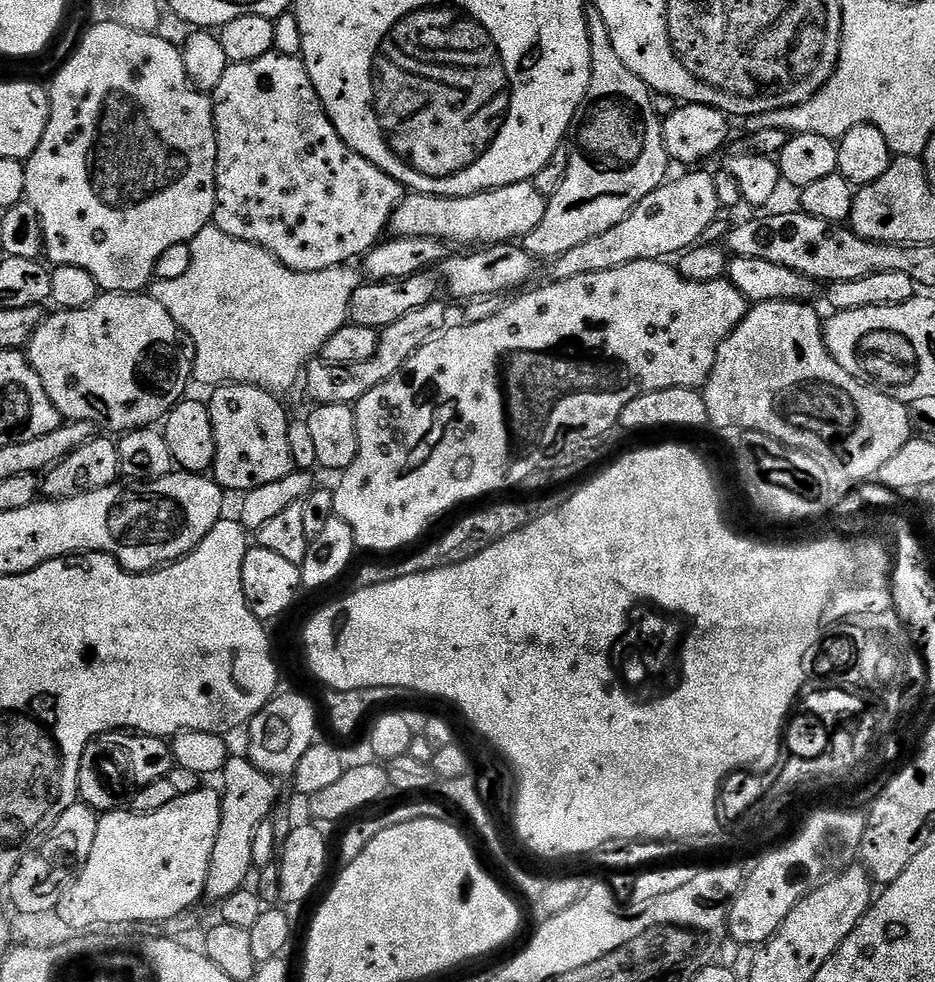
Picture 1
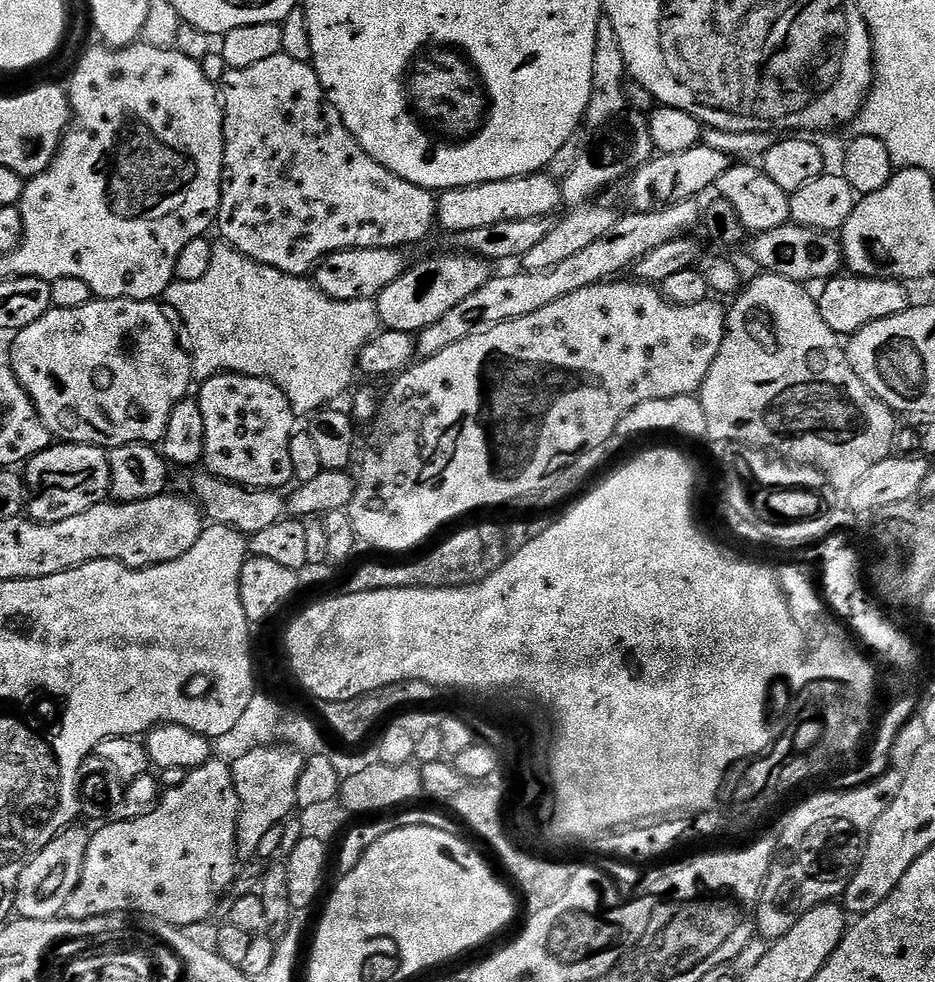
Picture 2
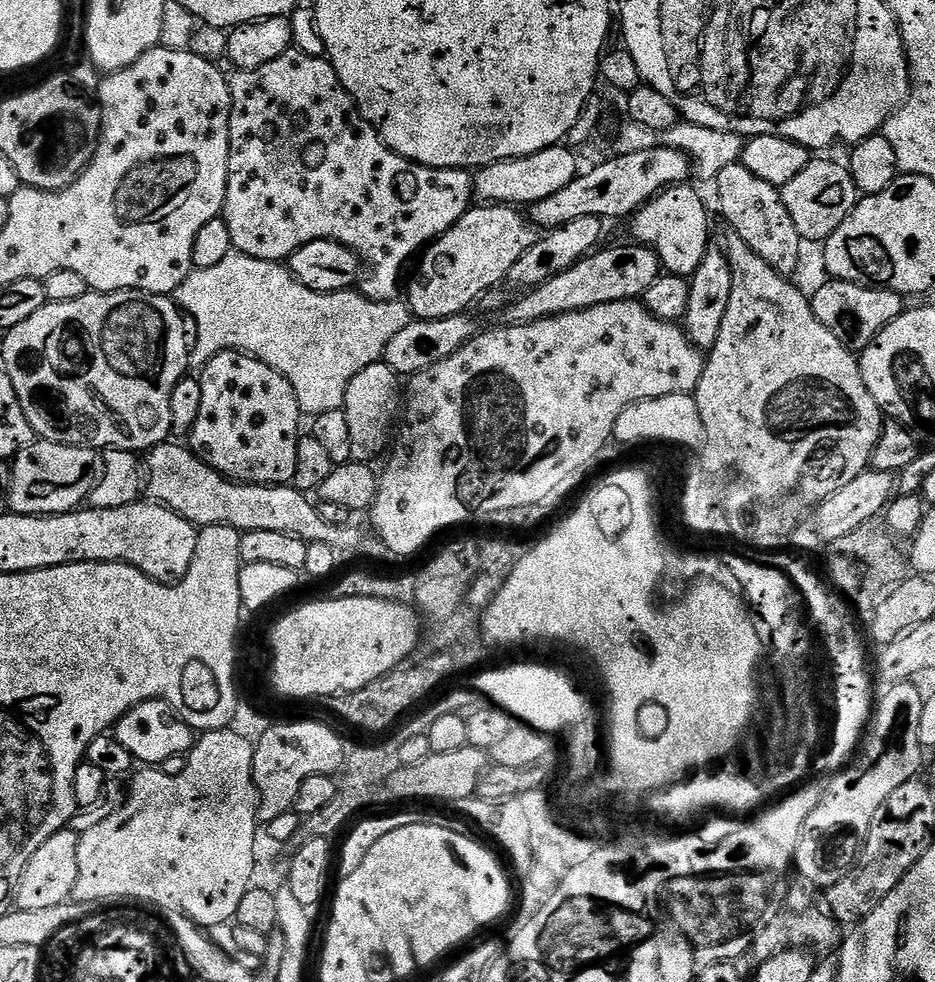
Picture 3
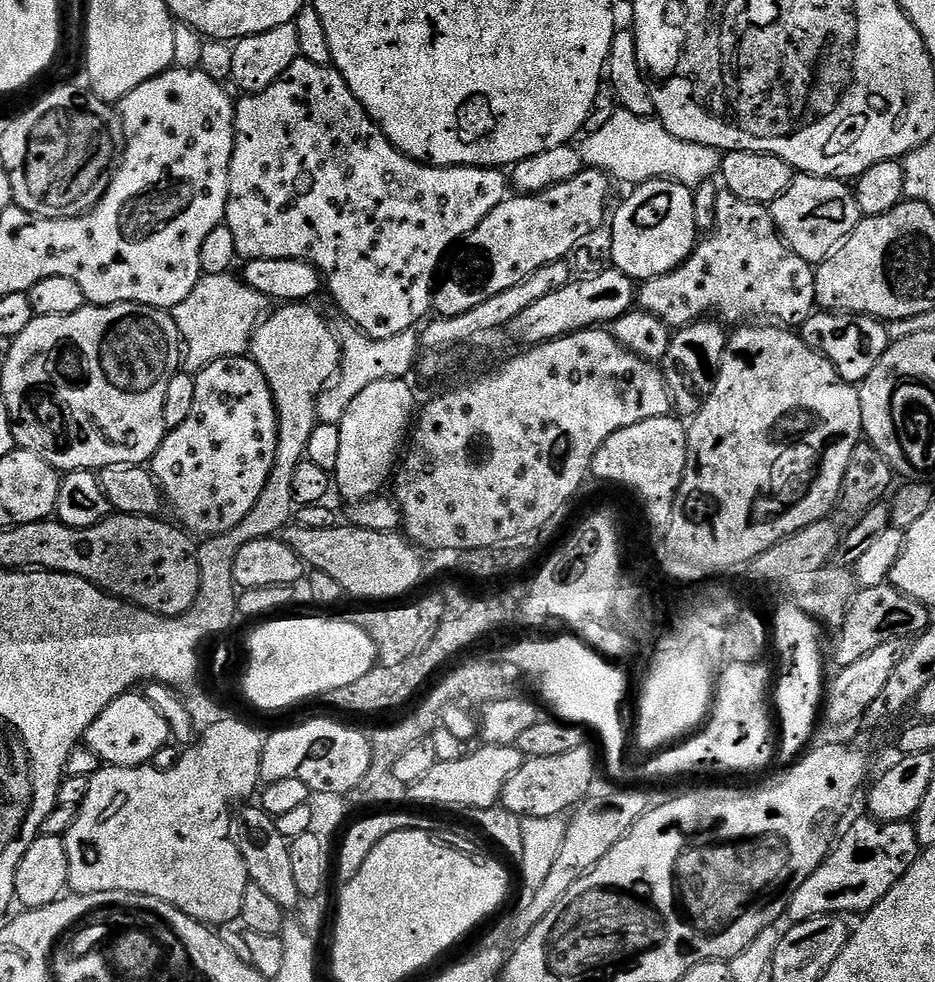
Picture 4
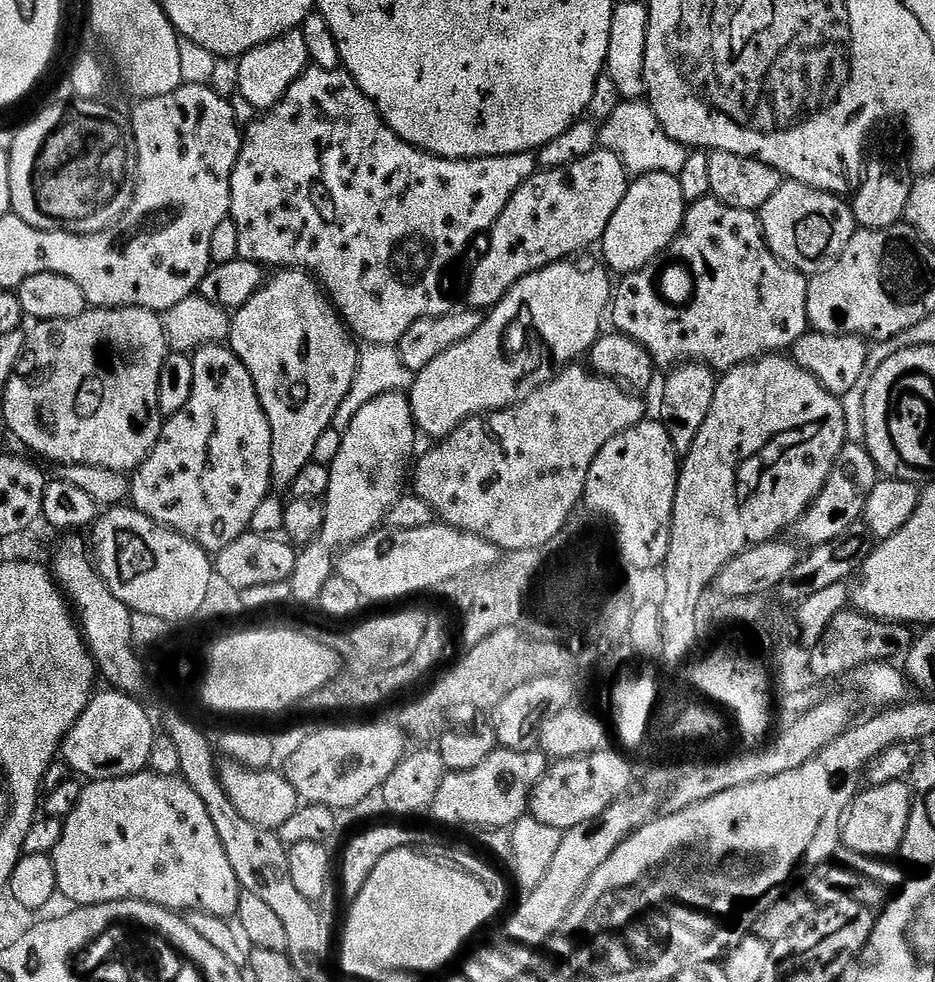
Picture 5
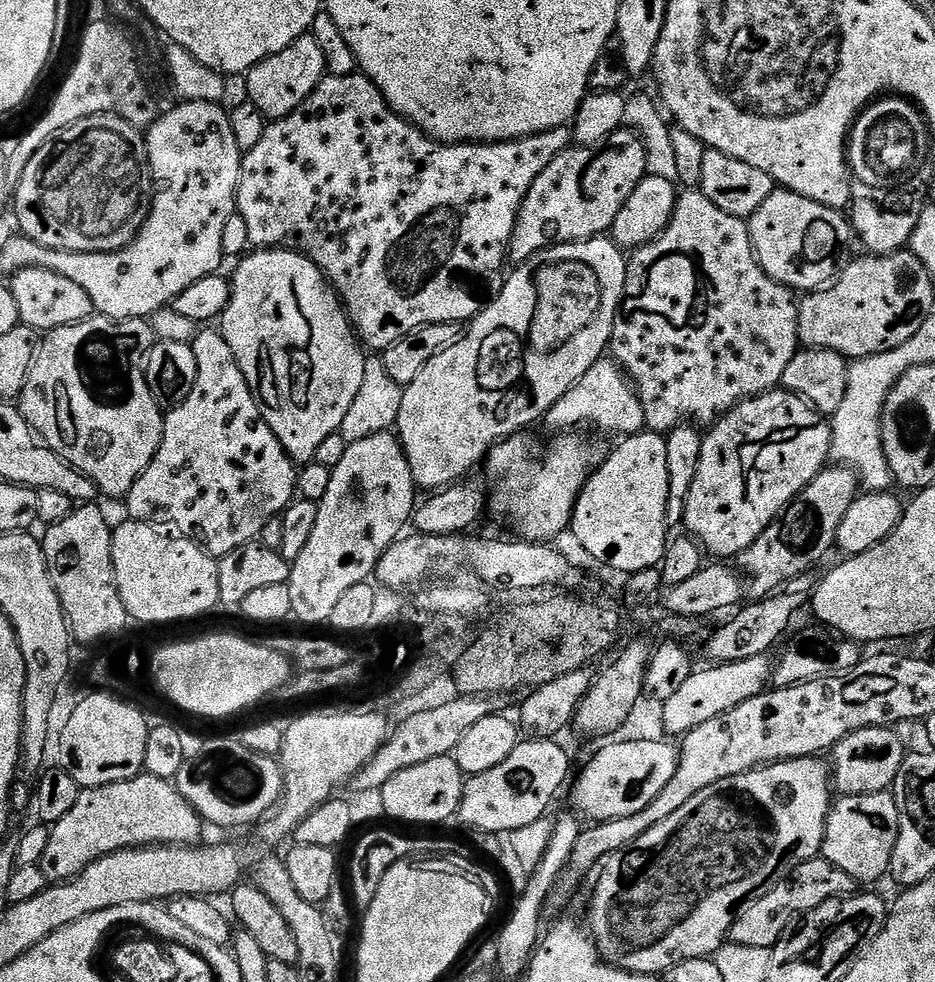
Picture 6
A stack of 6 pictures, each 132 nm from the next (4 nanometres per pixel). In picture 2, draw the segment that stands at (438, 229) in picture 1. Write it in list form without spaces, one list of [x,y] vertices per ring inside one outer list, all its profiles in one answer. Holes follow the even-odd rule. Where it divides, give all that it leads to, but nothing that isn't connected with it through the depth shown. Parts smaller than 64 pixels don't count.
[[[543,171],[532,172],[528,176],[515,176],[498,182],[471,184],[465,188],[445,188],[436,196],[436,224],[444,227],[448,234],[496,222],[538,219],[551,217],[551,212],[562,204],[562,188],[557,177]]]

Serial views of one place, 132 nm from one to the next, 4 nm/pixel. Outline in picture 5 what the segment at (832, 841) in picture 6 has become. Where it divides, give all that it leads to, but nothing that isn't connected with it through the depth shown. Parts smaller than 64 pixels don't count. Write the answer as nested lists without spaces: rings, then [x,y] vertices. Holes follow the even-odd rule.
[[[903,779],[874,784],[857,791],[842,825],[843,847],[848,847],[847,851],[852,854],[877,858],[899,853],[906,826],[910,822],[911,809],[912,790]]]

